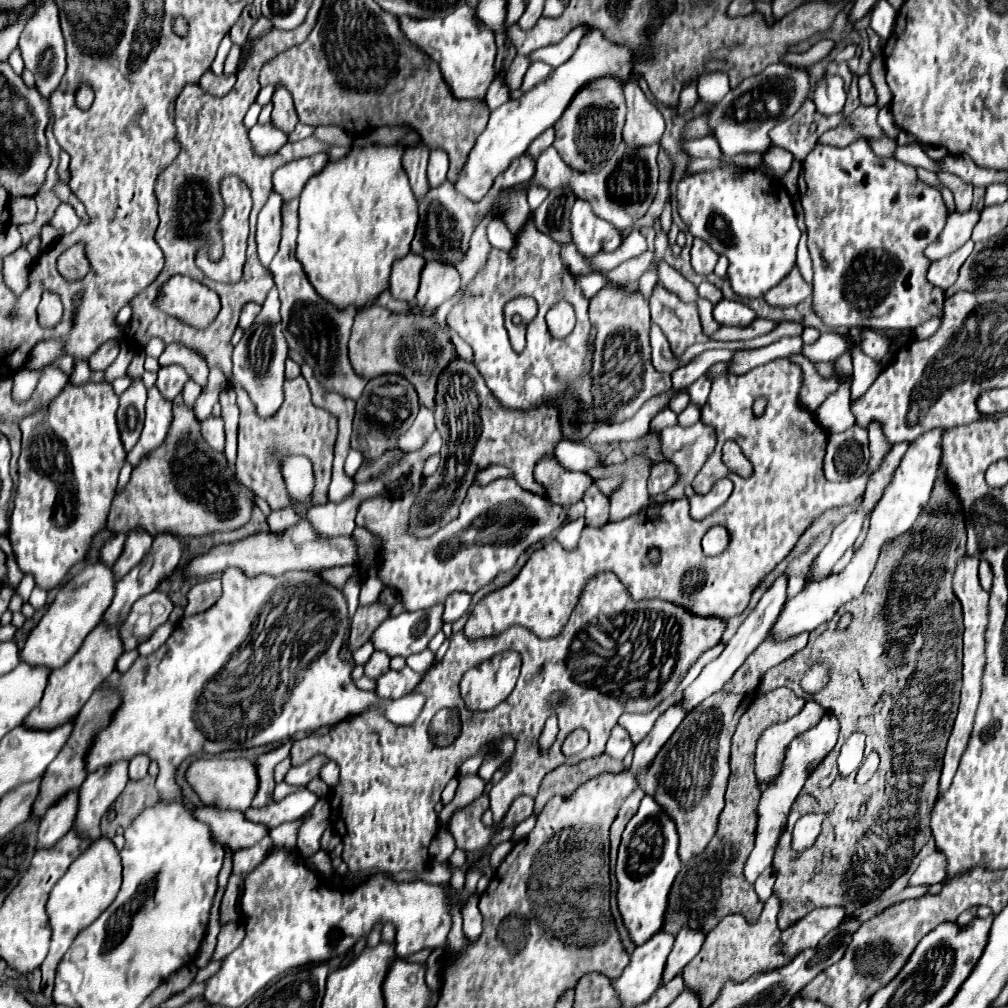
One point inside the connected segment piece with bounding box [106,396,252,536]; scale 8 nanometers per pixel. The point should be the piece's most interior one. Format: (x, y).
(162, 496)

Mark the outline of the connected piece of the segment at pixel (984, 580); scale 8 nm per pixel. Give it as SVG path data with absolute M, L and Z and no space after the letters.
M980 560L980 584L984 590L990 590L992 586L992 570L986 560Z

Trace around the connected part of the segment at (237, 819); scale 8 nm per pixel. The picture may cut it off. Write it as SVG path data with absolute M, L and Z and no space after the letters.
M198 806L194 810L194 818L208 824L208 828L212 828L212 836L218 840L218 844L222 848L228 848L230 852L254 846L268 834L268 828L264 824L248 822L244 818L244 812L240 812L240 810Z

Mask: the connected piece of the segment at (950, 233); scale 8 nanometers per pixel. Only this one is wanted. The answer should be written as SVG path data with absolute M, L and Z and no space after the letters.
M970 208L968 212L952 212L948 216L946 228L940 234L940 238L926 248L926 256L934 262L956 252L964 242L970 240L978 220L980 220L980 212L974 208Z

